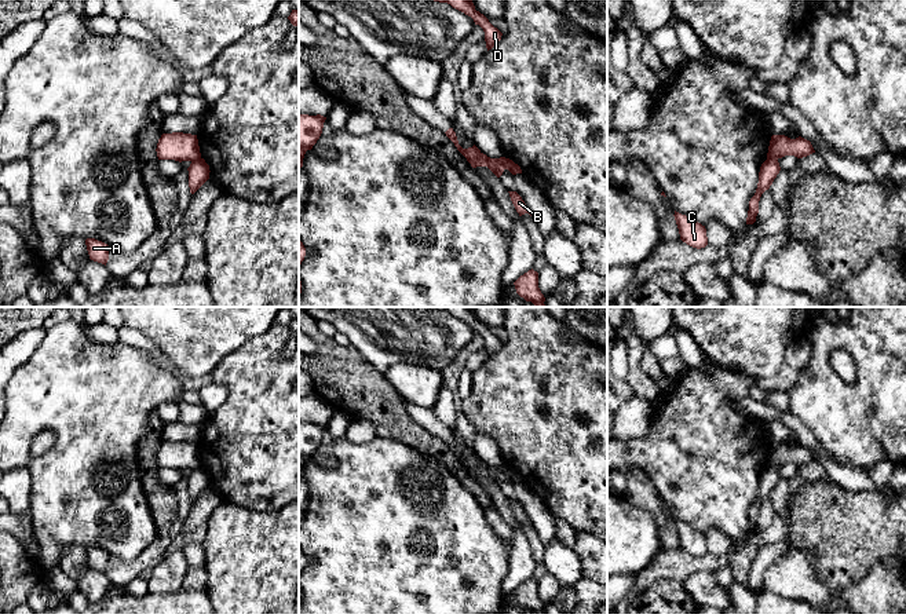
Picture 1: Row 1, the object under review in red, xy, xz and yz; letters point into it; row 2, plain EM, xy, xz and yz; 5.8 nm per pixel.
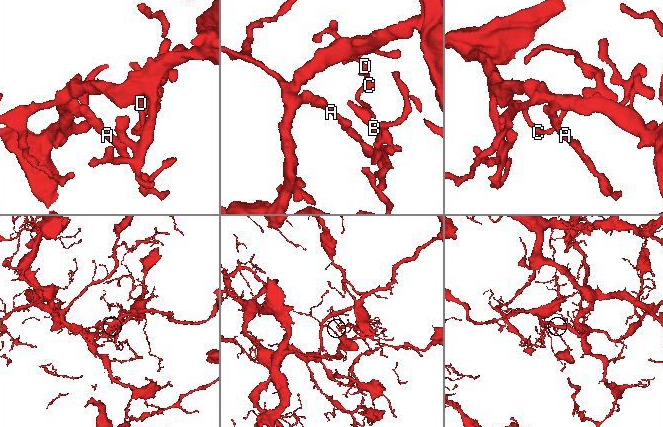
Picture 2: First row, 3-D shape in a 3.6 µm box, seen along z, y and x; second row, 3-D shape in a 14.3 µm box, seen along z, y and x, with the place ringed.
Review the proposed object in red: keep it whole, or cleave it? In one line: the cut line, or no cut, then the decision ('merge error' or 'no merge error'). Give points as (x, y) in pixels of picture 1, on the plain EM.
xz (504, 467), (507, 477) | merge error

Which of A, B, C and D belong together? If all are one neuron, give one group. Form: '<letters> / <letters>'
A C D / B

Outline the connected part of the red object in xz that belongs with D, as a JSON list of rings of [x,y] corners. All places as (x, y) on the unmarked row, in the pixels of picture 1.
[[[428,307],[428,308],[447,311],[453,317],[471,325],[475,333],[479,333],[485,340],[487,359],[492,358],[501,348],[503,341],[497,336],[494,336],[483,322],[475,318],[472,307]]]

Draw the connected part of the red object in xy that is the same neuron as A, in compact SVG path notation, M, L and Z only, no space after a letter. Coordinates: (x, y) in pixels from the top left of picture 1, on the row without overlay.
M87 547L85 553L87 553L89 567L106 574L106 571L109 569L110 555L95 547Z

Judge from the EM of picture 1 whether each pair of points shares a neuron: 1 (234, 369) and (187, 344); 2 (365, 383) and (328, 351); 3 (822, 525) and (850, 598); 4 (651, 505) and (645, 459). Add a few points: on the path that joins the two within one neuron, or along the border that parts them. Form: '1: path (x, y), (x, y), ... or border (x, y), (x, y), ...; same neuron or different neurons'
1: border (245, 342), (227, 353), (211, 373); different neurons
2: path (355, 379), (338, 361); same neuron
3: border (870, 566), (841, 588), (829, 588), (815, 574); different neurons
4: border (625, 475), (638, 470), (662, 499); different neurons

